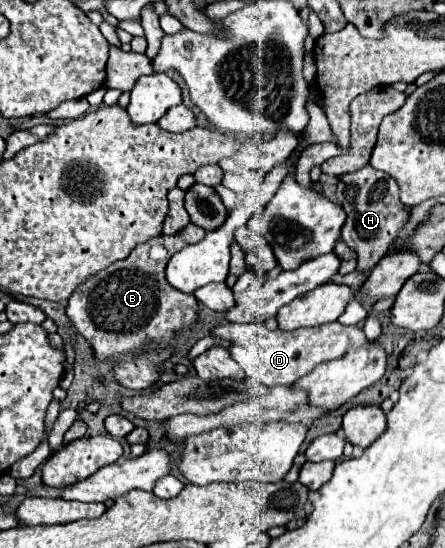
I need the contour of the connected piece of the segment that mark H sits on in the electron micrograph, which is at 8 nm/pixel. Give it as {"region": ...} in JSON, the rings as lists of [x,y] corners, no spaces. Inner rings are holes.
{"region":[[[365,165],[363,169],[339,179],[337,201],[347,213],[347,221],[341,229],[341,239],[357,253],[357,269],[361,273],[369,273],[389,251],[391,243],[397,237],[397,231],[403,229],[403,225],[409,221],[409,215],[403,209],[405,205],[399,201],[397,181],[387,173]]]}

